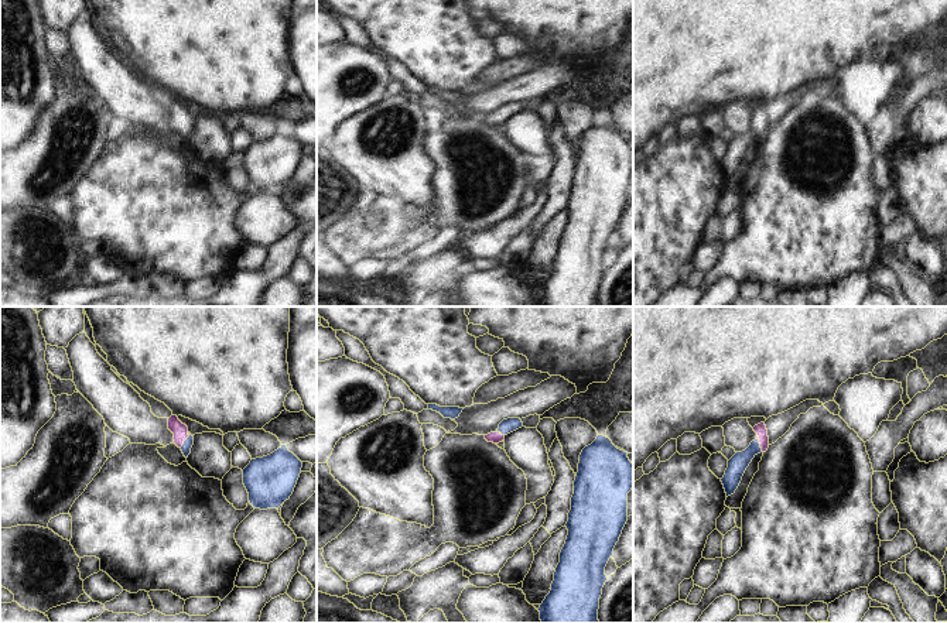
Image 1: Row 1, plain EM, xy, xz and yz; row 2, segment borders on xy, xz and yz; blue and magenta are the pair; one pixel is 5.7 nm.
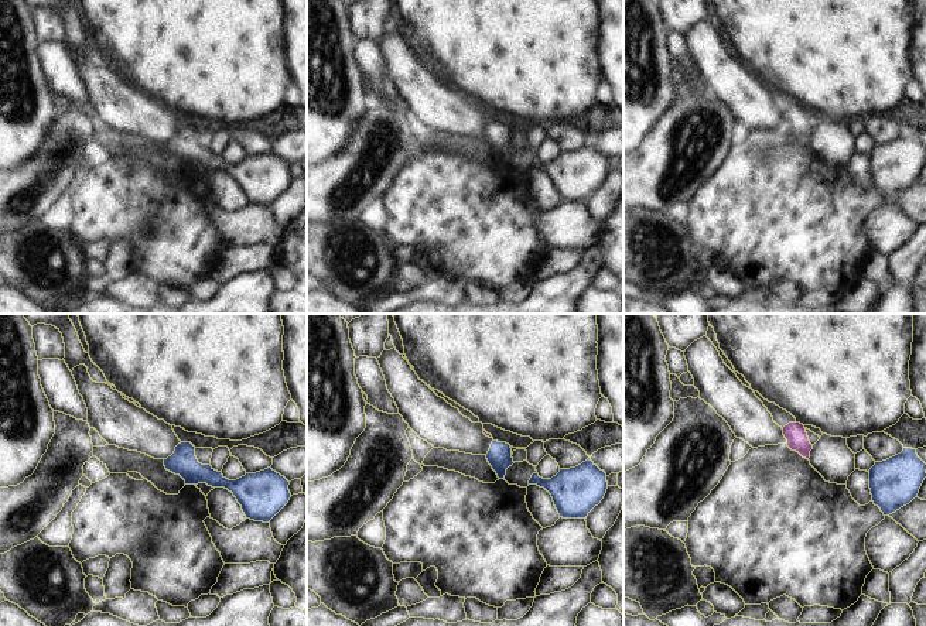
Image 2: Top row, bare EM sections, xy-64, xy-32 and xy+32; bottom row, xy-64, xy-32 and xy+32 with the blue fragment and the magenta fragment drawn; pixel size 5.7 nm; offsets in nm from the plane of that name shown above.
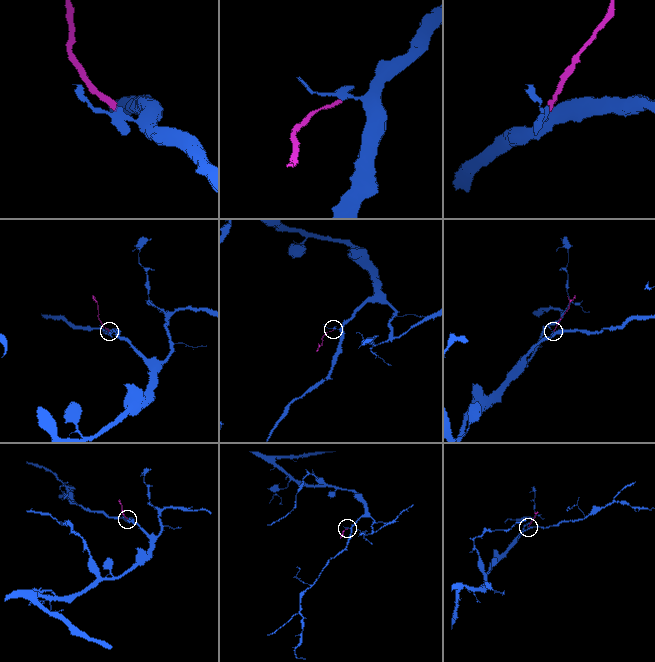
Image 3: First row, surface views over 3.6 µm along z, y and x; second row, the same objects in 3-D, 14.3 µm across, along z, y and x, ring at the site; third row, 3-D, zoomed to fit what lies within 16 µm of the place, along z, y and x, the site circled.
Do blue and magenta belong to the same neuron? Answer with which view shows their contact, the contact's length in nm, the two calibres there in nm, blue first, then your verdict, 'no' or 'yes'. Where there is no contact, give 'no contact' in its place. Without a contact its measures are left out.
meets blue in xy; contact 90 nm long; 60 nm thick on the blue side, 90 nm on the other; yes

